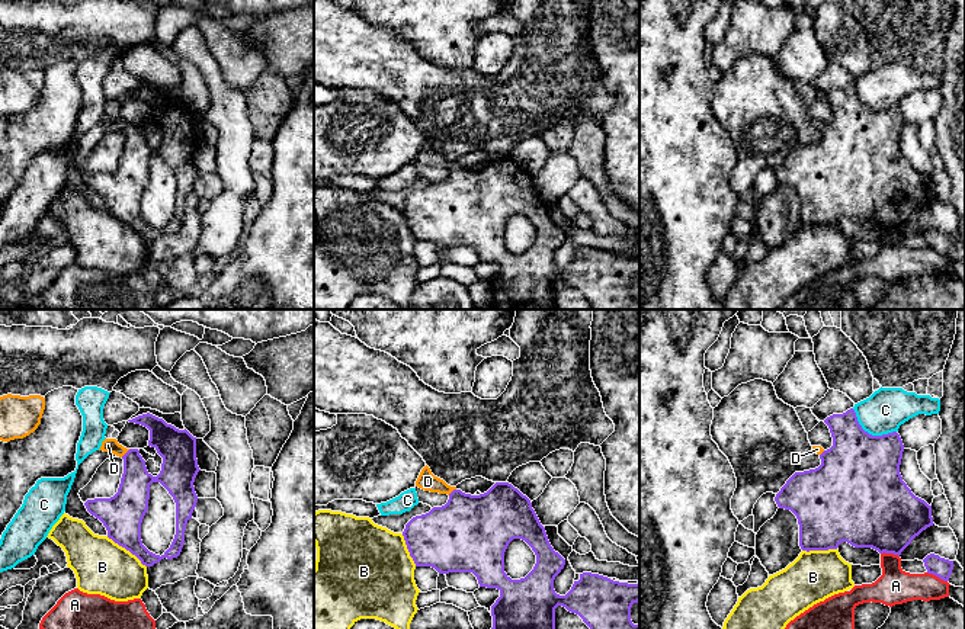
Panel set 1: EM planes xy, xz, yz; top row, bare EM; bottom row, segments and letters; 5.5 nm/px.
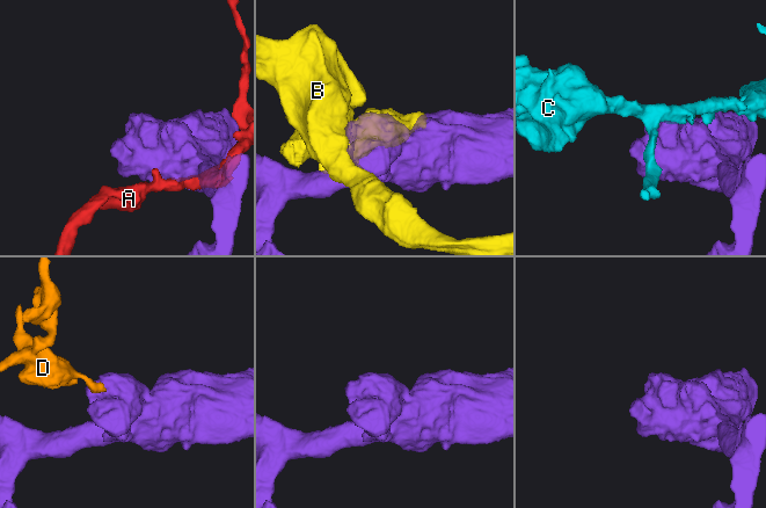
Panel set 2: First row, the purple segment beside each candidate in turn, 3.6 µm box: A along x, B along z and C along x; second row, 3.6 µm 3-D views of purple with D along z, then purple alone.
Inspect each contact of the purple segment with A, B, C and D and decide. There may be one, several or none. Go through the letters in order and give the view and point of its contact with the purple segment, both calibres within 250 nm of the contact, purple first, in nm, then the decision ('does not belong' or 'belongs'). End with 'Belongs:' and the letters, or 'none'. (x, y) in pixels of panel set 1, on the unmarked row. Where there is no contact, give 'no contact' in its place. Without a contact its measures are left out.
A: meets purple in yz at (938, 250); 110 nm thick on the purple side, 190 nm on the other; does not belong
B: meets purple in xy at (127, 224); 220 nm thick on the purple side, 300 nm on the other; does not belong
C: meets purple in yz at (868, 108); 460 nm thick on the purple side, 240 nm on the other; does not belong
D: meets purple in xy at (127, 127); 180 nm thick on the purple side, 80 nm on the other; does not belong
Belongs: none

